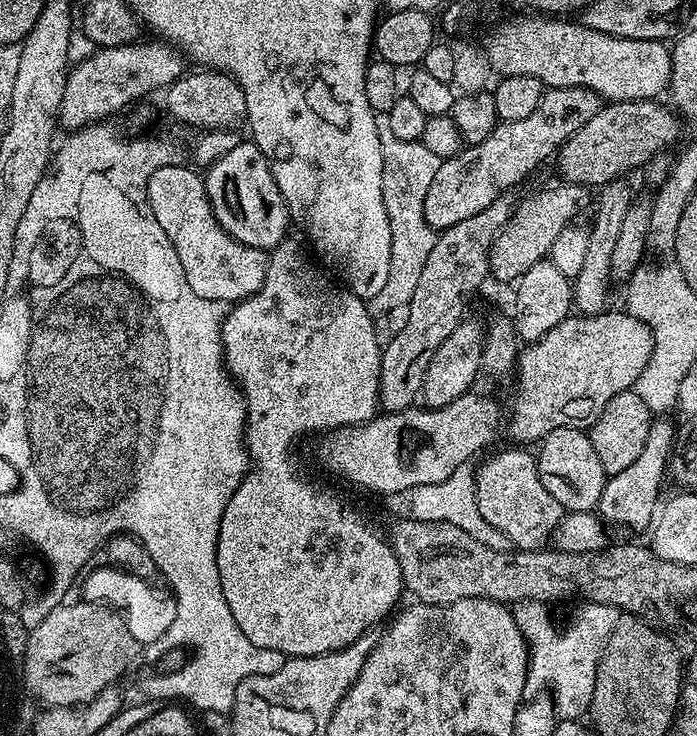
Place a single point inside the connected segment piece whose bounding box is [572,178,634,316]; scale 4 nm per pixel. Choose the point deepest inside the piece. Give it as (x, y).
(590, 288)

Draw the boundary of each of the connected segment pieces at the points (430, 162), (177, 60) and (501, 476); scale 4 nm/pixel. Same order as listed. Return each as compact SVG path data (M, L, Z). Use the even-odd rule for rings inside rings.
M387 122L379 125L380 145L382 146L382 198L390 220L392 245L394 251L390 258L390 274L386 278L386 286L370 302L373 313L392 312L395 308L407 309L414 298L414 290L418 286L418 277L426 266L426 258L430 258L430 250L439 236L439 231L430 227L424 216L424 199L426 190L434 182L434 174L438 174L441 160L436 157L420 141L402 142L402 138L394 138L390 134Z
M152 38L149 44L144 43L96 48L85 60L73 63L66 76L59 123L63 127L65 124L68 130L75 130L107 121L112 118L108 116L123 108L131 109L137 102L143 101L140 100L143 96L167 89L169 84L184 75L186 60L179 48L156 38Z
M512 446L509 452L500 452L490 457L480 469L475 469L474 479L478 514L482 514L488 525L512 543L509 545L522 552L535 552L543 549L547 540L549 543L565 510L552 497L550 490L542 486L542 478L538 478L536 469L536 458L531 451Z

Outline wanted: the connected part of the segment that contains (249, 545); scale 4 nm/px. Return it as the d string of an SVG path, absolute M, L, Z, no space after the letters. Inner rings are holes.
M286 238L277 248L271 249L264 284L252 296L232 304L220 328L220 341L224 347L224 366L229 376L238 385L240 394L244 398L244 407L248 410L244 442L252 461L245 471L244 479L240 481L234 494L226 502L226 510L222 514L220 533L216 543L216 565L222 594L226 594L226 606L230 606L230 614L234 614L234 622L238 622L238 630L242 630L242 634L246 634L246 638L250 638L254 646L262 646L266 650L278 650L285 658L330 654L350 646L360 636L371 633L372 627L401 603L399 602L400 592L405 591L398 558L387 539L381 533L380 536L376 533L375 526L362 513L355 512L348 504L343 504L334 493L319 492L314 485L308 484L307 478L300 473L300 468L296 465L295 454L292 453L300 436L306 435L307 432L320 434L334 428L349 428L351 424L364 424L377 415L381 407L379 372L382 351L382 340L376 337L376 328L372 325L374 316L369 305L337 283L331 275L324 276L323 270L308 257L309 249L300 248L299 242L292 239Z

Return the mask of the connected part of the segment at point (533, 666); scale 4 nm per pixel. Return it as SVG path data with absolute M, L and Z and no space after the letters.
M526 600L519 605L520 612L518 608L515 613L518 626L530 645L524 695L531 698L547 690L556 703L557 717L565 720L580 720L589 711L599 658L618 617L618 610L614 606L588 602L583 607L585 608L573 618L572 625L561 632L552 625L547 603Z

